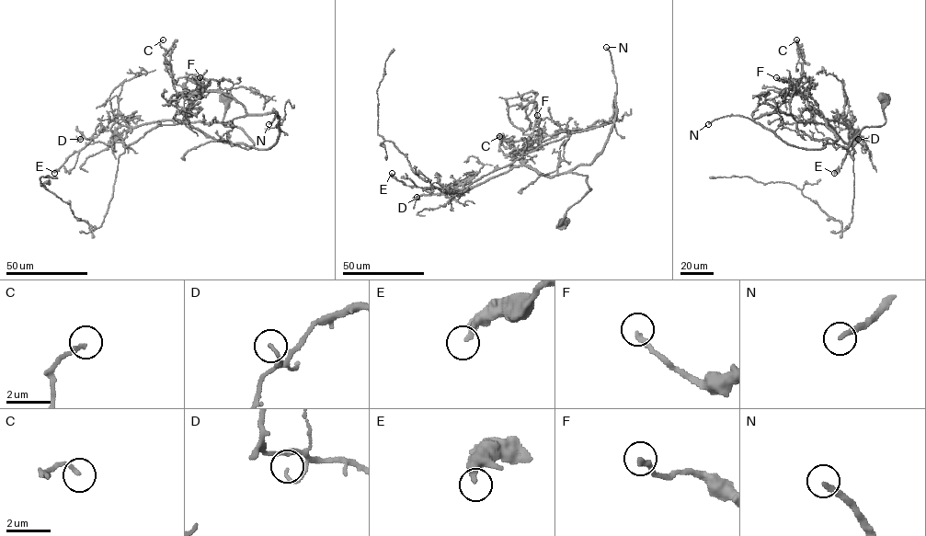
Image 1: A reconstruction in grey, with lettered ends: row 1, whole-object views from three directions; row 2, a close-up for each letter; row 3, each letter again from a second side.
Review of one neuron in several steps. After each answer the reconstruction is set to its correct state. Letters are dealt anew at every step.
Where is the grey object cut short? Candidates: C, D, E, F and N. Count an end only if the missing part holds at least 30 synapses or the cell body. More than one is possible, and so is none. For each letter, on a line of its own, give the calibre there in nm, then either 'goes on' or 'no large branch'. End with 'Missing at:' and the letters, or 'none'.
C: 190 nm thick; no large branch
D: 100 nm thick; no large branch
E: 320 nm thick; no large branch
F: 240 nm thick; no large branch
N: 240 nm thick; goes on
Missing at: N

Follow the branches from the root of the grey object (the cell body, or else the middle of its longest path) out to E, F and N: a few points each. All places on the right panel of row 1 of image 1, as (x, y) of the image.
E: (884, 97), (885, 122), (864, 127), (848, 147), (834, 146), (837, 138), (826, 120), (852, 131), (834, 173)
F: (884, 97), (885, 122), (836, 149), (798, 130), (794, 83), (776, 77)
N: (884, 97), (885, 122), (864, 127), (848, 147), (827, 143), (820, 149), (799, 148), (737, 115), (708, 124)

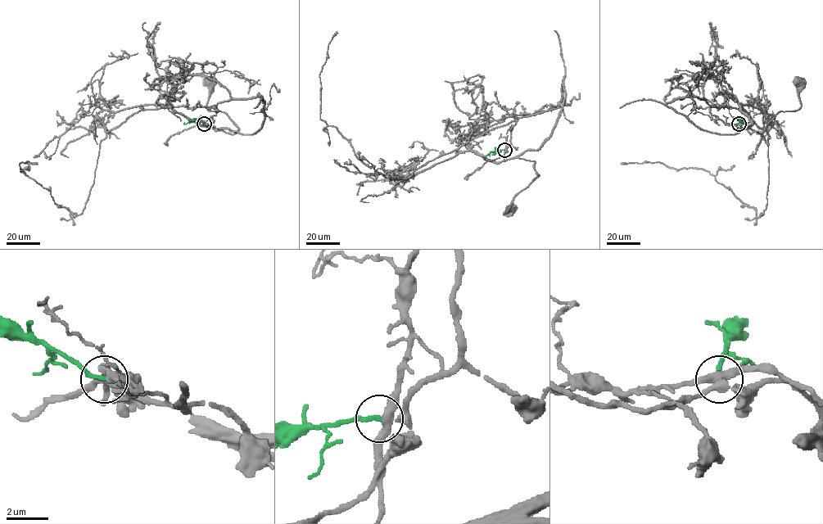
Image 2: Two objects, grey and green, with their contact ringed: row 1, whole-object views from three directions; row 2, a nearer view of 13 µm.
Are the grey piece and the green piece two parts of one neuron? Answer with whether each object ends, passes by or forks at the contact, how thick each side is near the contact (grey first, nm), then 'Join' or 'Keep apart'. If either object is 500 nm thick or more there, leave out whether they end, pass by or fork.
At the ring grey forks. At the ring green ends. Thickness 320 nm (grey) against 180 nm. Join

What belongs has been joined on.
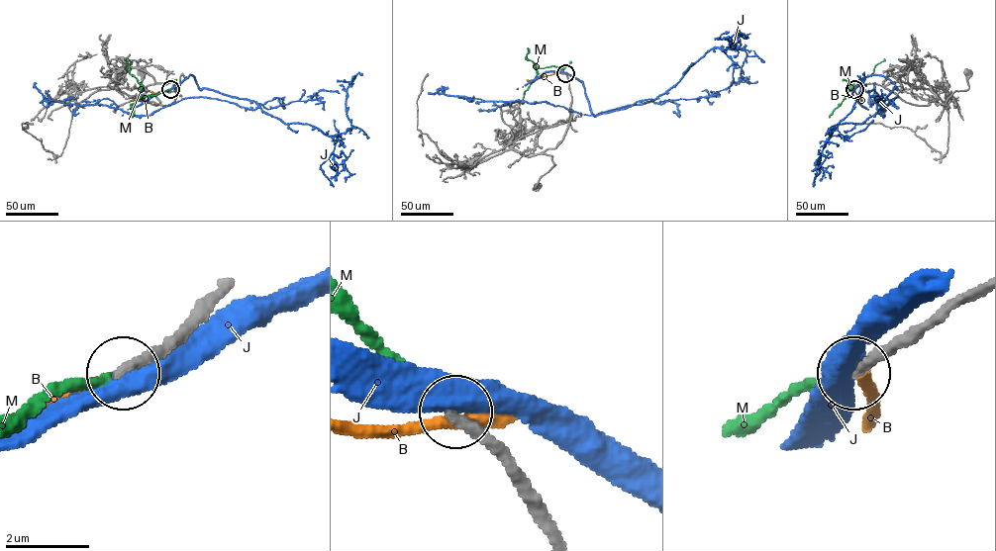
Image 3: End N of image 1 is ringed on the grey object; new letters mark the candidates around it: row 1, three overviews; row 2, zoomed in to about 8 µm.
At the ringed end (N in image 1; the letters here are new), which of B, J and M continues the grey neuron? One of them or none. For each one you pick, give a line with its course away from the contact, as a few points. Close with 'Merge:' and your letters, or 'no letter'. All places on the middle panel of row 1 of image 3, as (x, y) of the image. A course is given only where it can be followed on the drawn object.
M: course (565, 73), (553, 66), (536, 66), (538, 73), (525, 91), (523, 103)
Merge: M

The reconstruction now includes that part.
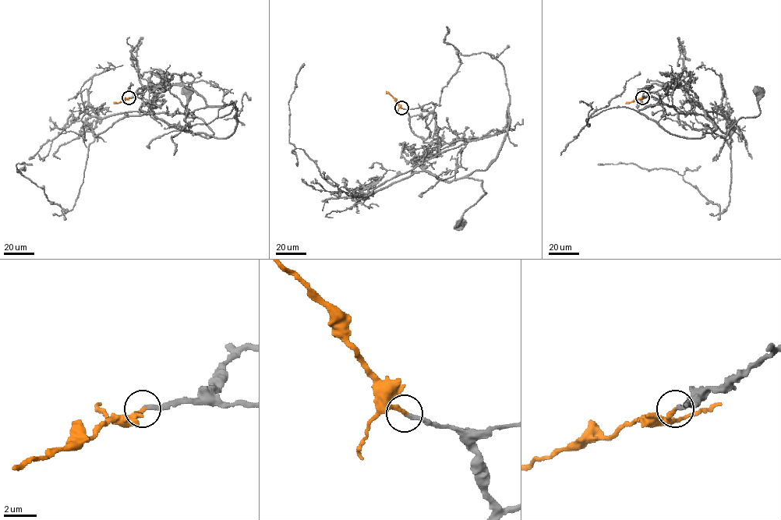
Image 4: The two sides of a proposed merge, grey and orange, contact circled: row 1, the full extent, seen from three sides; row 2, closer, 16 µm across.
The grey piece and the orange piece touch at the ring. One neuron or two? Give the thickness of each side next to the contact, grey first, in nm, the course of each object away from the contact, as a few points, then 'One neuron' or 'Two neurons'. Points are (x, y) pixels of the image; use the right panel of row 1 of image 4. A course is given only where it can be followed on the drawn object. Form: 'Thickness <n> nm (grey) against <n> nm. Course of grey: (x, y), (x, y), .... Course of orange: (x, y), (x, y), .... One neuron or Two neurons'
Thickness 240 nm (grey) against 300 nm. Course of grey: (642, 97), (663, 88), (683, 86), (713, 124), (715, 138), (726, 136), (740, 118), (760, 114), (758, 90). Course of orange: (642, 97), (626, 104). One neuron

